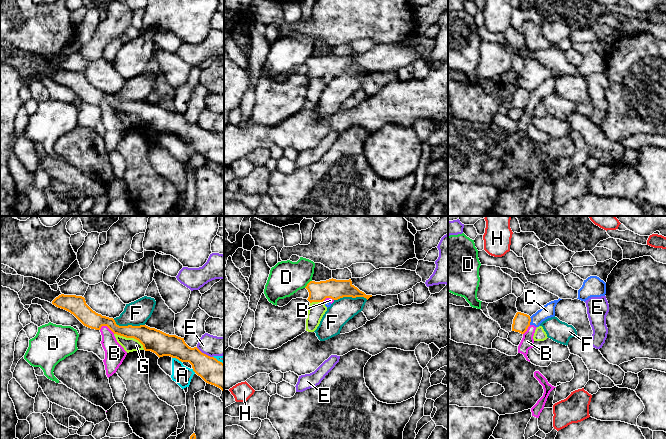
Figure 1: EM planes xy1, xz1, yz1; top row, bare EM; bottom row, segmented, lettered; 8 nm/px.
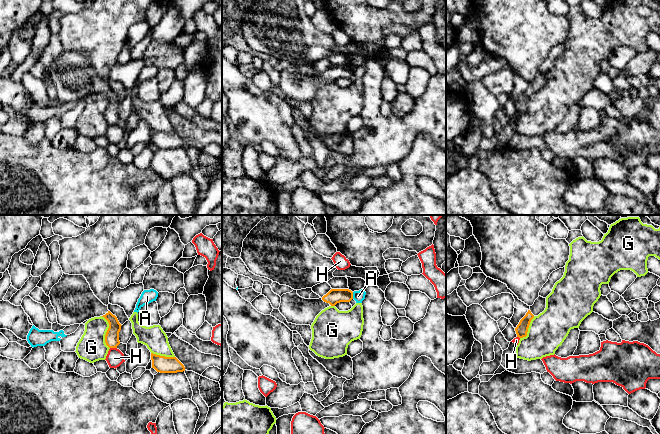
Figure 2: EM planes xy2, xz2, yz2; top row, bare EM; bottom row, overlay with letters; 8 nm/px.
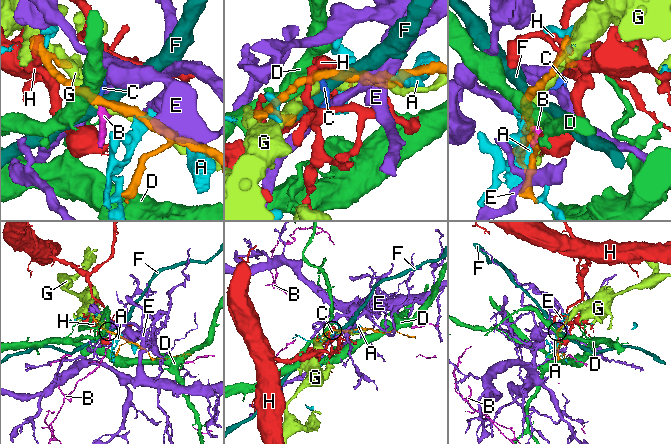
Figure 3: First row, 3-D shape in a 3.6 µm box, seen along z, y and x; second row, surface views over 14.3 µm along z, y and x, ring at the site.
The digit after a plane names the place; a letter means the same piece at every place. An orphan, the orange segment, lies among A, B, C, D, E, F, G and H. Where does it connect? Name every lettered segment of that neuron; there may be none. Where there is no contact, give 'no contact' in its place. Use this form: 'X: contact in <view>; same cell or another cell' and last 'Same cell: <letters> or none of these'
A: contact in xy1; another cell
B: contact in xy1; another cell
C: contact in yz1; another cell
D: contact in xz1; another cell
E: contact in xy1; another cell
F: contact in xy1; another cell
G: contact in xy1; another cell
H: contact in xy2; another cell
Same cell: none of these

